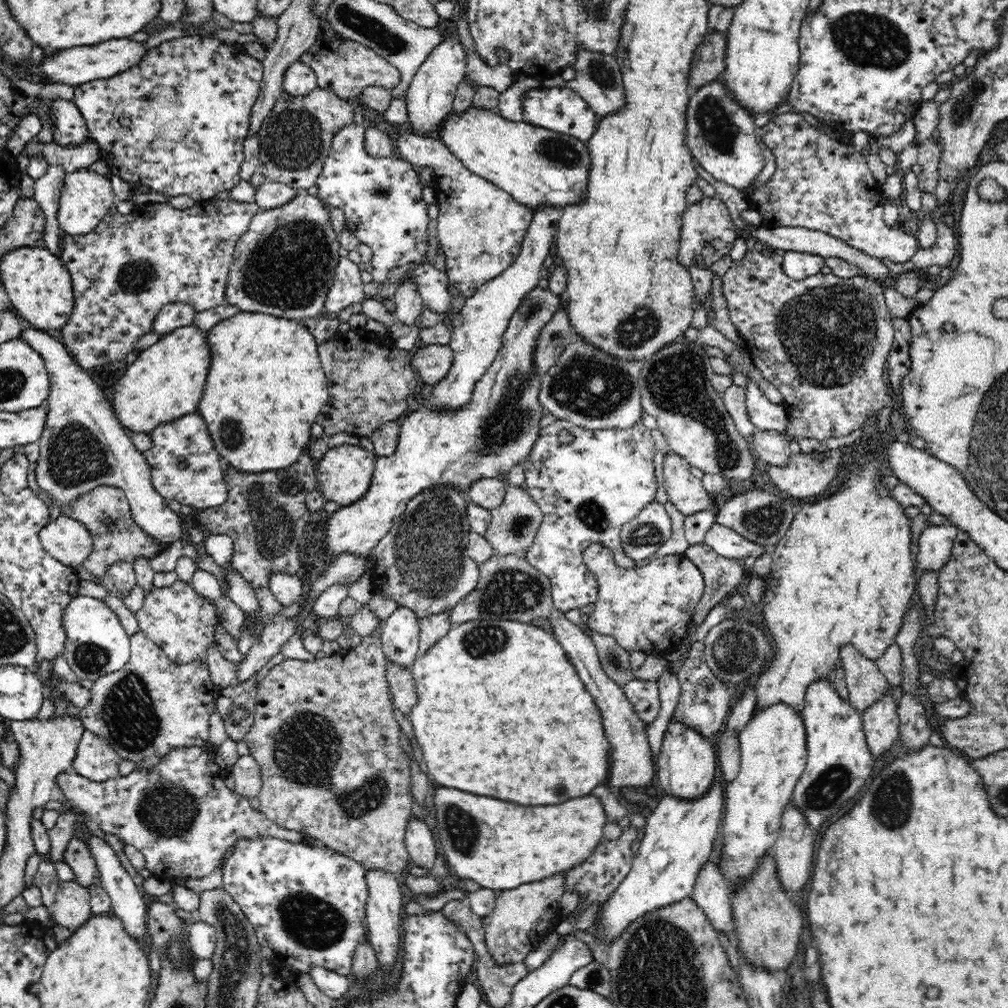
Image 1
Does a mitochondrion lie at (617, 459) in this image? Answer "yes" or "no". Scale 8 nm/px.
no

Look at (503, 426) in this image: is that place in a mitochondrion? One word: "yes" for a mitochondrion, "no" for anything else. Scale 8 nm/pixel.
yes

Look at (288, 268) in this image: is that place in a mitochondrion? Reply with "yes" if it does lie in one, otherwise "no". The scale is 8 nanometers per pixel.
yes

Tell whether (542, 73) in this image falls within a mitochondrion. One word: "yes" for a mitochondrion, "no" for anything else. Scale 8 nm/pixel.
no

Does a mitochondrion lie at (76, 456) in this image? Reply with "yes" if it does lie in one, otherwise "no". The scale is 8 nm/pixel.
yes

